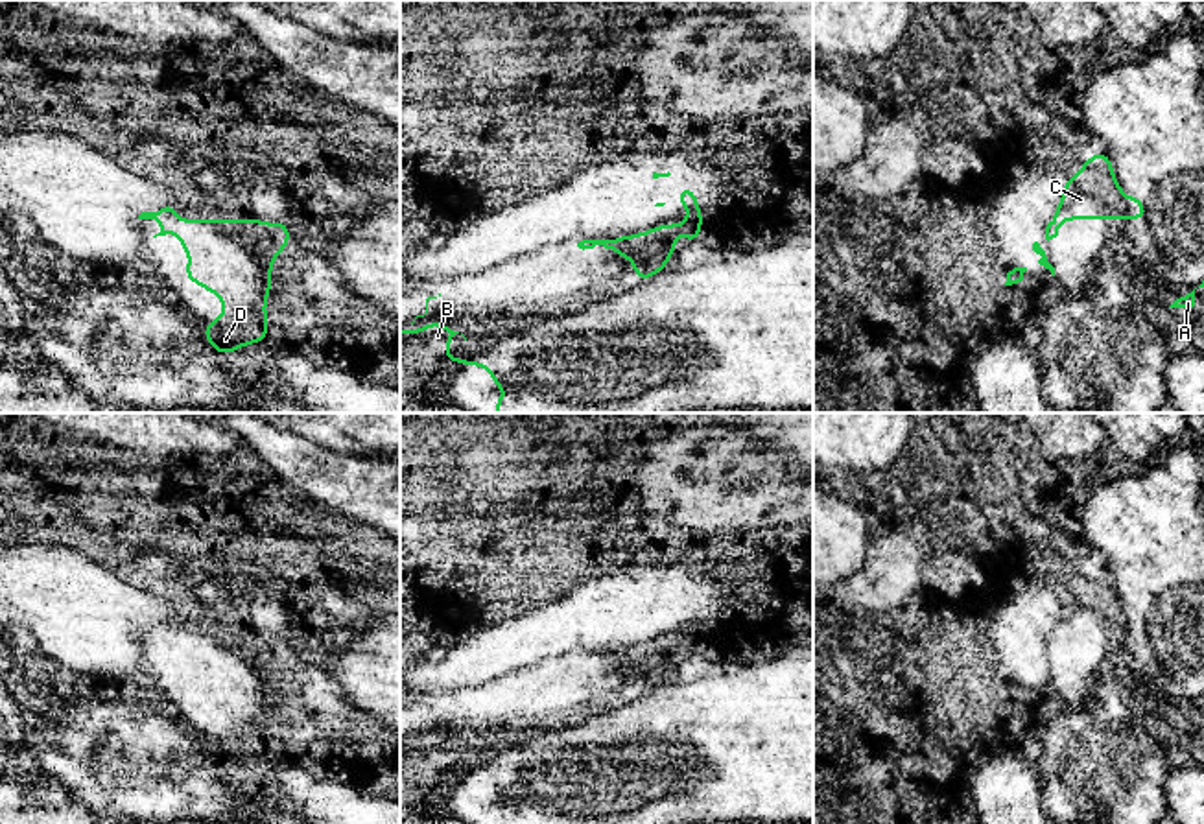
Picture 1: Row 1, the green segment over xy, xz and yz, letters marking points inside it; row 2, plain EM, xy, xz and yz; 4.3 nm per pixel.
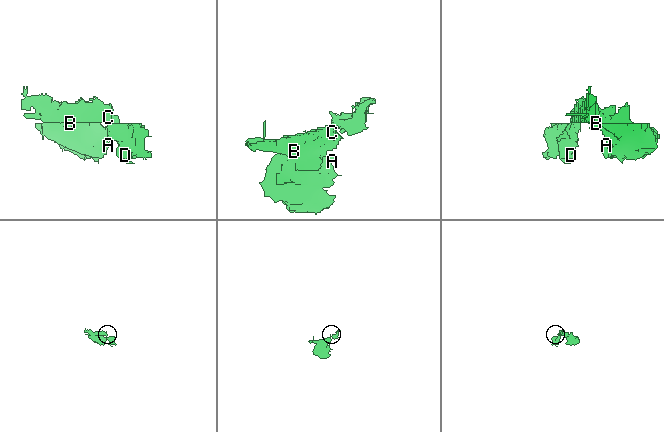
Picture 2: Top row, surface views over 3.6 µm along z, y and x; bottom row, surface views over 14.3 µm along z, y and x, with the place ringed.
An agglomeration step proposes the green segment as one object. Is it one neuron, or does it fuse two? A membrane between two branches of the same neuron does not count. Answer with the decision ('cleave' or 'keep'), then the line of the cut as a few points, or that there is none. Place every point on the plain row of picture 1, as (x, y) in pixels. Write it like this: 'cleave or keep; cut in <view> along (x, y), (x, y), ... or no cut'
keep; no cut

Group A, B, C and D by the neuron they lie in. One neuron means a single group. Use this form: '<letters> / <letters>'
A B C D

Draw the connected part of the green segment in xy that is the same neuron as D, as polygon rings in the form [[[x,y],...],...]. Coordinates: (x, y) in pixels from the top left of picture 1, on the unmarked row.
[[[164,618],[159,625],[142,625],[138,632],[159,632],[160,634],[160,645],[157,649],[166,649],[170,645],[175,645],[181,649],[181,660],[188,665],[192,671],[186,678],[184,689],[190,691],[194,697],[207,700],[210,706],[218,708],[223,712],[223,728],[210,737],[203,739],[203,752],[212,752],[212,765],[223,765],[223,767],[232,767],[238,763],[238,758],[242,756],[245,759],[249,756],[264,756],[267,752],[267,728],[266,728],[266,712],[271,706],[271,675],[278,671],[280,662],[288,662],[289,658],[289,636],[264,636],[262,632],[175,632],[177,618]]]

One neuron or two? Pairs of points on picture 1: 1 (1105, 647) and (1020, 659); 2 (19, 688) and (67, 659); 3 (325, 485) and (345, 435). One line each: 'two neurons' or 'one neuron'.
1: two neurons
2: two neurons
3: two neurons

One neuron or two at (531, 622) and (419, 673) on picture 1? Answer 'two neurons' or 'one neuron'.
one neuron

